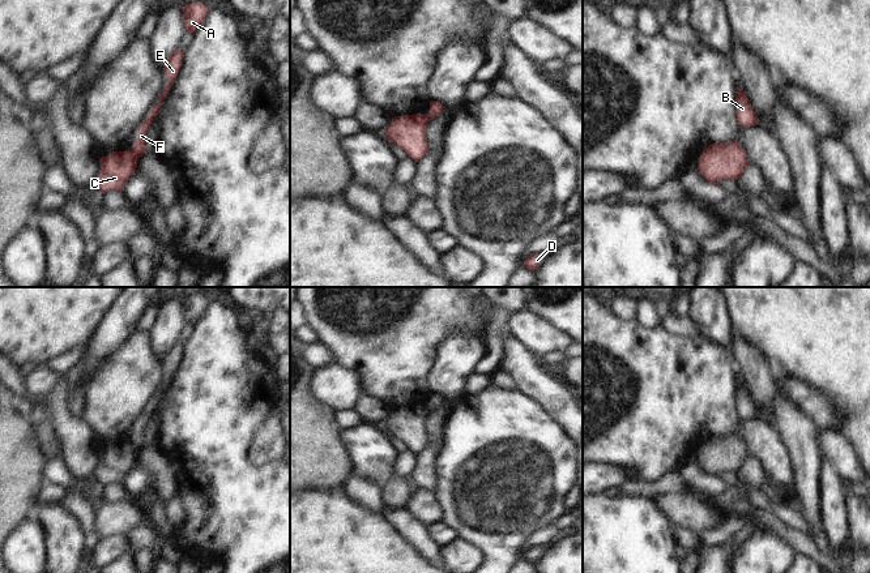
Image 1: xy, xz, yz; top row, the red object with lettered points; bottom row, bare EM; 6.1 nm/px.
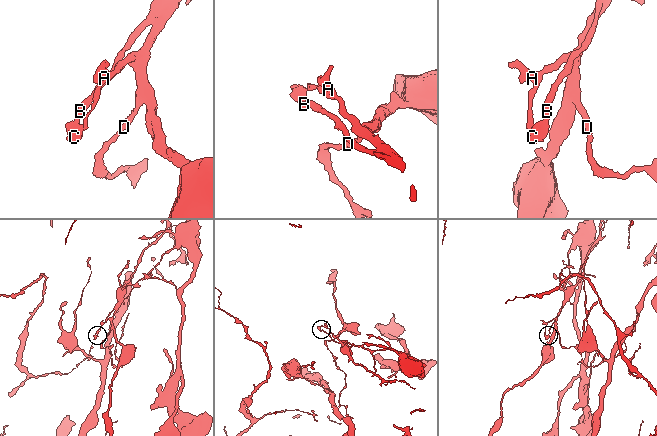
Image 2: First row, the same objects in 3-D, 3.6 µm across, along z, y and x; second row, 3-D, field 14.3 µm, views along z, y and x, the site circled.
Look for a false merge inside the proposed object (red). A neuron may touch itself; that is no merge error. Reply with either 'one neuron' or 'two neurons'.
two neurons

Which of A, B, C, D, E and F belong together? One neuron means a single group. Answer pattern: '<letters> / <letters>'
A D E F / B C

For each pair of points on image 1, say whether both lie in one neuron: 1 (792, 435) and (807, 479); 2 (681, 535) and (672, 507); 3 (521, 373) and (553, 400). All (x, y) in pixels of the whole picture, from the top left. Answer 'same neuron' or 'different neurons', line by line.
1: same neuron
2: different neurons
3: same neuron

